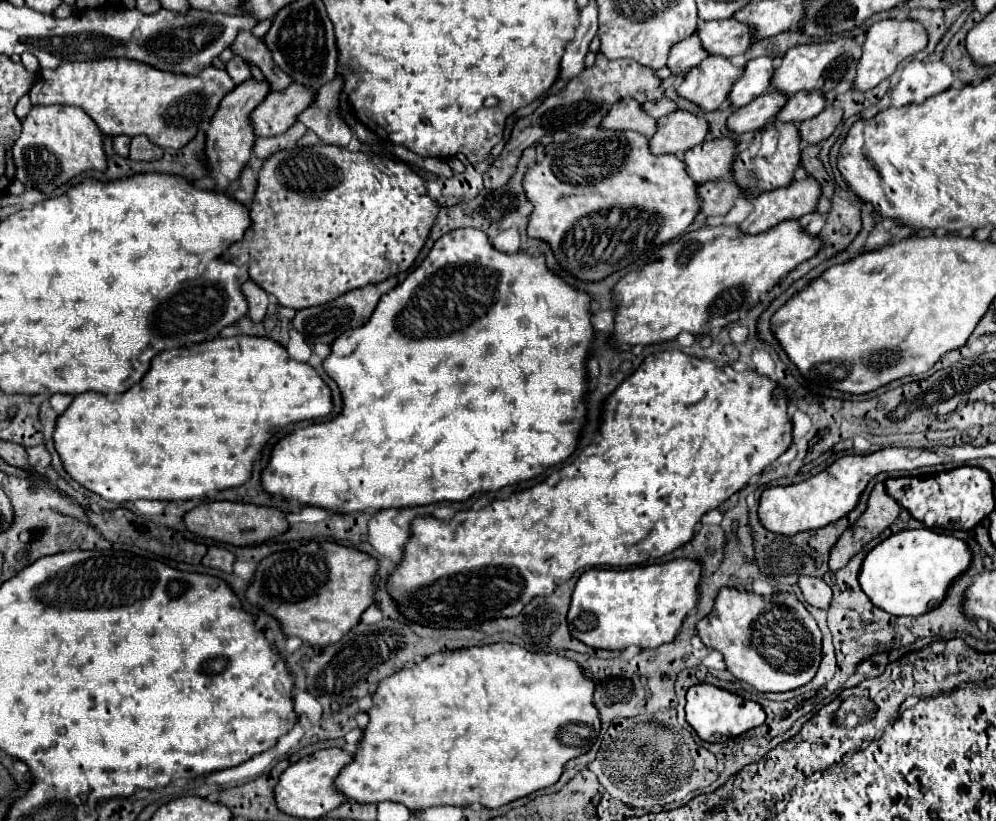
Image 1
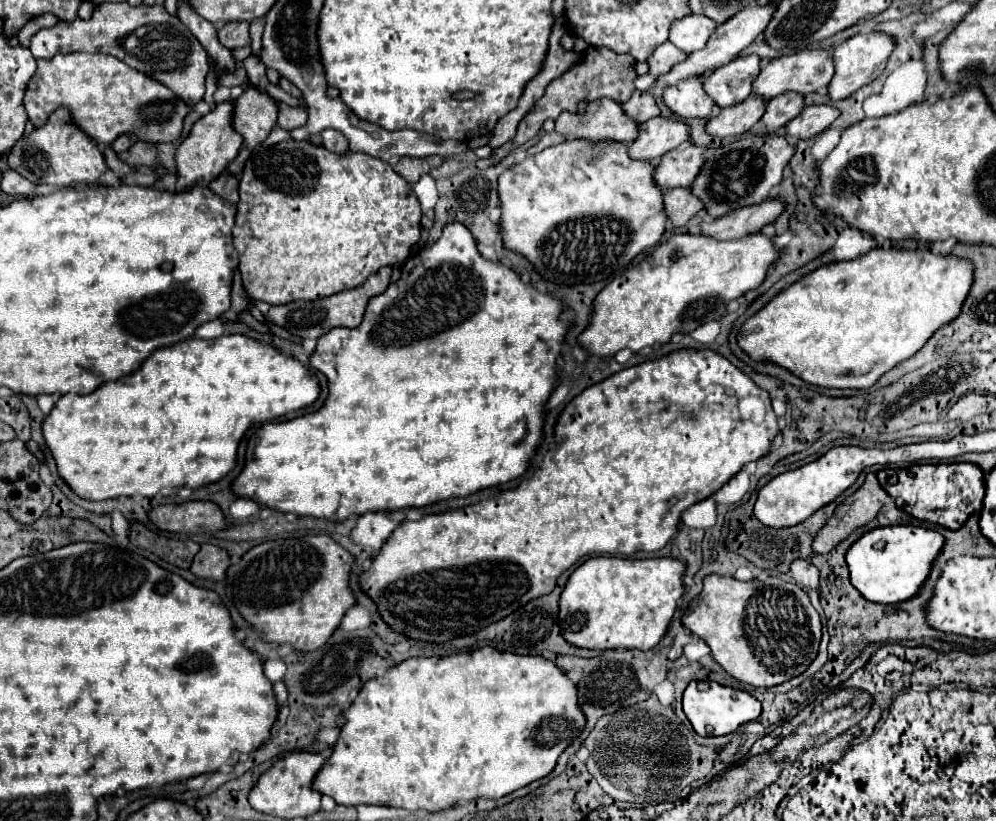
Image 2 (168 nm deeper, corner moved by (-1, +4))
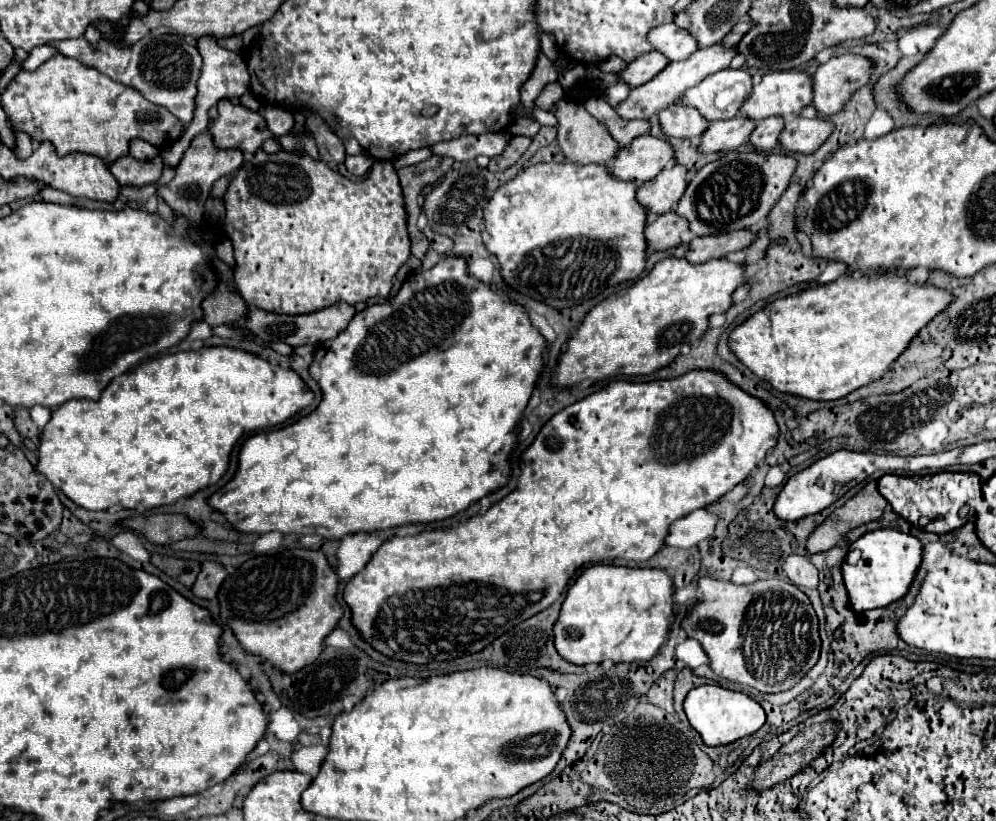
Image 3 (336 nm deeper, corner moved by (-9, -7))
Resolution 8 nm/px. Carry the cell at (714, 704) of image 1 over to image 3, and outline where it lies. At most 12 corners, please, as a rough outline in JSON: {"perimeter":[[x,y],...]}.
{"perimeter":[[714,684],[690,690],[688,722],[706,746],[766,722],[764,708]]}

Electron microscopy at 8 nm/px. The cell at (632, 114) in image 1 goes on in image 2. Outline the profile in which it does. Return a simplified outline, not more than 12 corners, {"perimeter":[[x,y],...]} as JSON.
{"perimeter":[[588,103],[582,115],[560,113],[556,131],[592,143],[630,145],[638,123],[620,103]]}

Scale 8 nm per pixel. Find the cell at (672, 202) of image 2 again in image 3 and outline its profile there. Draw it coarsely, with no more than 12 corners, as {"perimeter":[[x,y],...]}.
{"perimeter":[[674,210],[654,216],[646,226],[652,248],[682,244],[688,222]]}

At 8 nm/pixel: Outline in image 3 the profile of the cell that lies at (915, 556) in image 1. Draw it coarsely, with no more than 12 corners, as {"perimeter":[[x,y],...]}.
{"perimeter":[[874,530],[842,566],[856,612],[904,598],[924,558],[918,538]]}

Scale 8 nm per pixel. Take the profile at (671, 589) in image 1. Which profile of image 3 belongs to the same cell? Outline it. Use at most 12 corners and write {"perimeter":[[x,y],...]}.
{"perimeter":[[596,564],[554,646],[572,664],[652,660],[670,632],[660,568]]}

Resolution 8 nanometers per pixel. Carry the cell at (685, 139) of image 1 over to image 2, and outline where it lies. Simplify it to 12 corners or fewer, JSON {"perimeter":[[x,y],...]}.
{"perimeter":[[666,117],[640,123],[632,159],[660,159],[690,139],[686,123]]}

